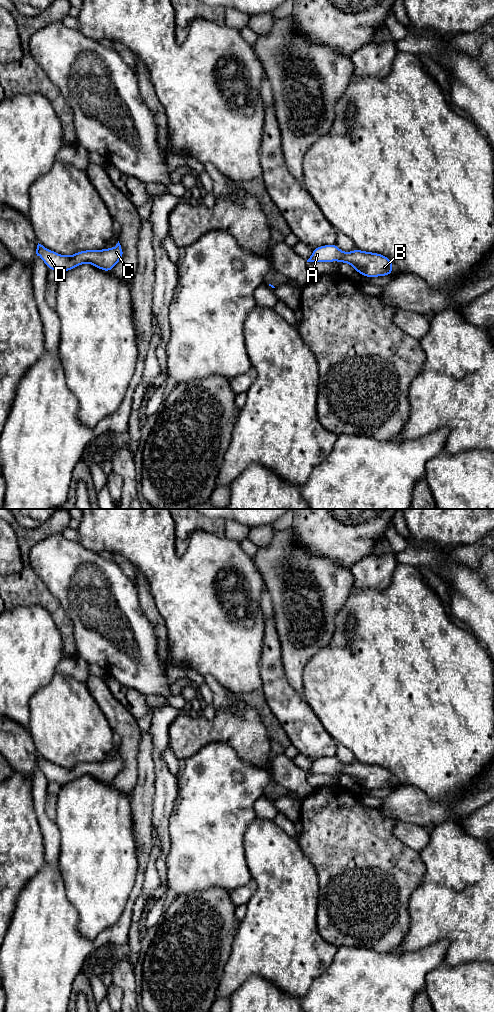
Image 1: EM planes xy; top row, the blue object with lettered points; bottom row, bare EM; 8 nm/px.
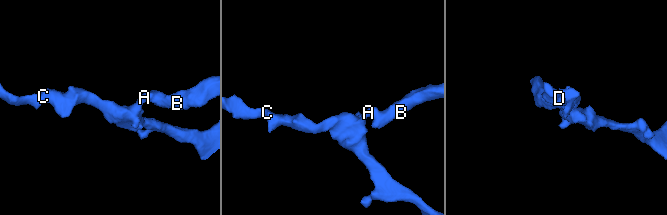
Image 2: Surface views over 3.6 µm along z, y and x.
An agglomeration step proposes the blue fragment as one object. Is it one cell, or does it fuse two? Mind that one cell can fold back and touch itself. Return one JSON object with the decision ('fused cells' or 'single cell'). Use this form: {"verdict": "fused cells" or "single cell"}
{"verdict": "single cell"}

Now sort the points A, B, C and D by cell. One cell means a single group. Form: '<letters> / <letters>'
A B C D

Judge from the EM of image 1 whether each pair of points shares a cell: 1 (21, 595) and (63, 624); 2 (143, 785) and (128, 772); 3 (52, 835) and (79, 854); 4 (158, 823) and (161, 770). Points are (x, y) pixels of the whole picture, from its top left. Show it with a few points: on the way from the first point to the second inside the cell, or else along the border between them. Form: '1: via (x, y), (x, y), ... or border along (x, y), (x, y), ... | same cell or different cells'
1: via (33, 595), (40, 595), (57, 612) | same cell
2: border along (137, 756), (137, 782), (130, 796) | different cells
3: border along (53, 820), (59, 832), (59, 862) | different cells
4: via (162, 810), (162, 783) | same cell

